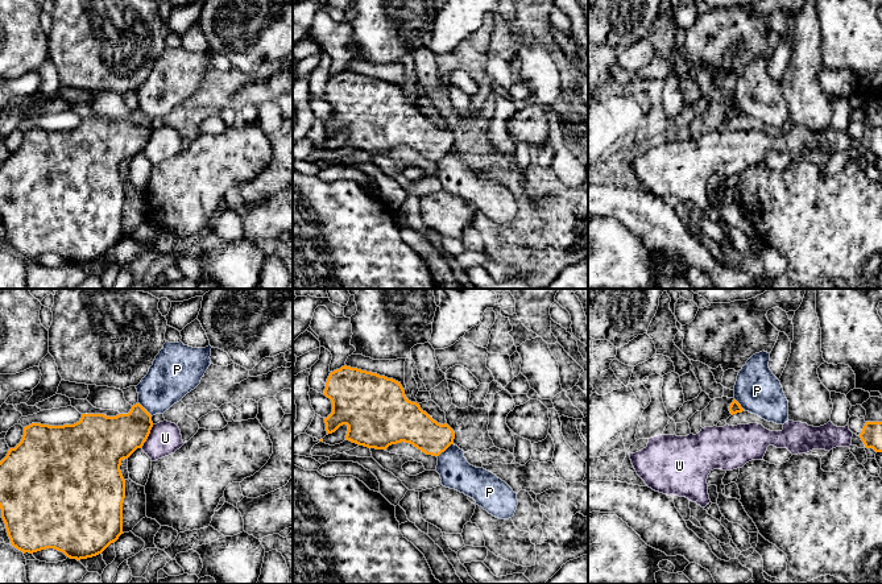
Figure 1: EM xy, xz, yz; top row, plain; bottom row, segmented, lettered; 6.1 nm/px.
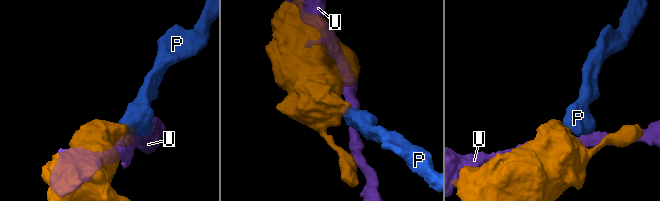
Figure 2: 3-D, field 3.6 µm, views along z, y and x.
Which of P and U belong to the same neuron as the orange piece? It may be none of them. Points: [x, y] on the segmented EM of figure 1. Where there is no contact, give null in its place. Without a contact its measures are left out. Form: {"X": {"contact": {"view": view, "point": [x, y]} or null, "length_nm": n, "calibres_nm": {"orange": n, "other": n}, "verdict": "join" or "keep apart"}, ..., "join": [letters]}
{"P": {"contact": {"view": "xz", "point": [444, 450]}, "length_nm": 130, "calibres_nm": {"orange": 220, "other": 190}, "verdict": "keep apart"}, "U": {"contact": {"view": "xy", "point": [148, 435]}, "length_nm": 150, "calibres_nm": {"orange": 280, "other": 200}, "verdict": "keep apart"}, "join": []}

